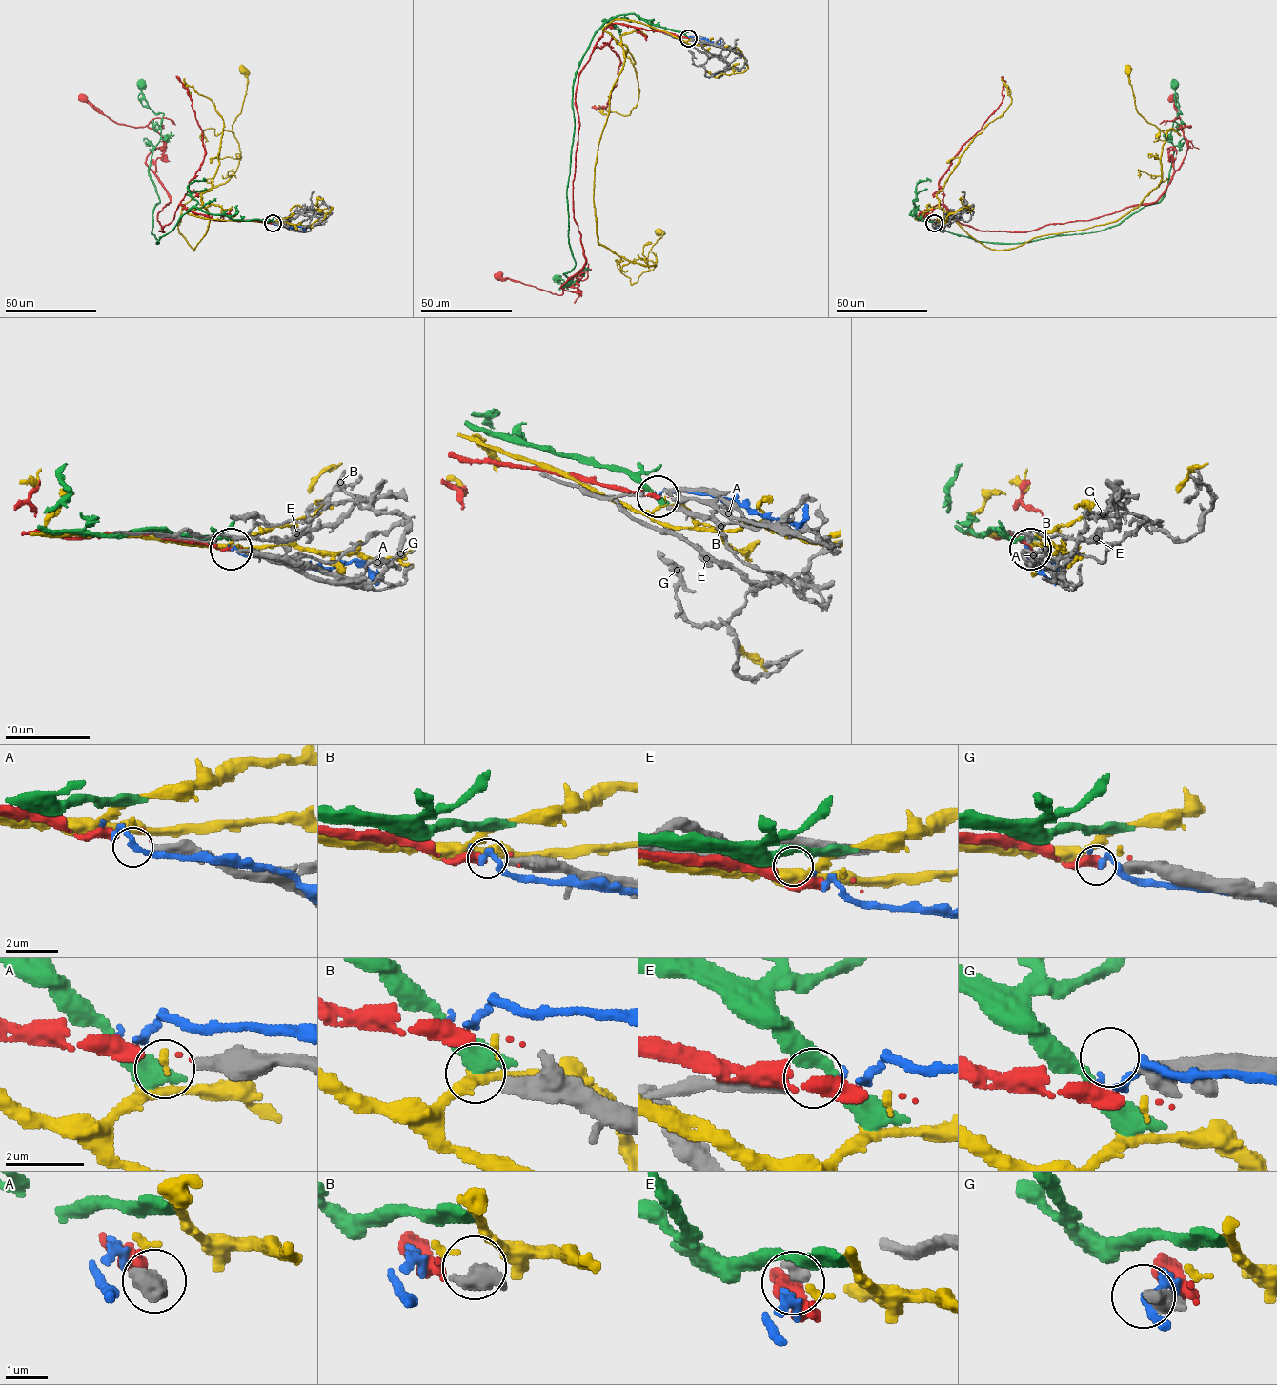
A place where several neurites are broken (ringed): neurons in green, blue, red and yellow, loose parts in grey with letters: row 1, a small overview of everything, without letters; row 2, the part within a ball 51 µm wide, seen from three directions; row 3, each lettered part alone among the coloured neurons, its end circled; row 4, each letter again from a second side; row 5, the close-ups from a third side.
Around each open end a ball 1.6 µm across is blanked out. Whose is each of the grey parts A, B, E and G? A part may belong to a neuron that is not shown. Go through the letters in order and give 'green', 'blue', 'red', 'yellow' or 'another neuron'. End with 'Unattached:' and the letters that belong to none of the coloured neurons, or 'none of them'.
A: red
B: another neuron
E: blue
G: another neuron
Unattached: B, G

